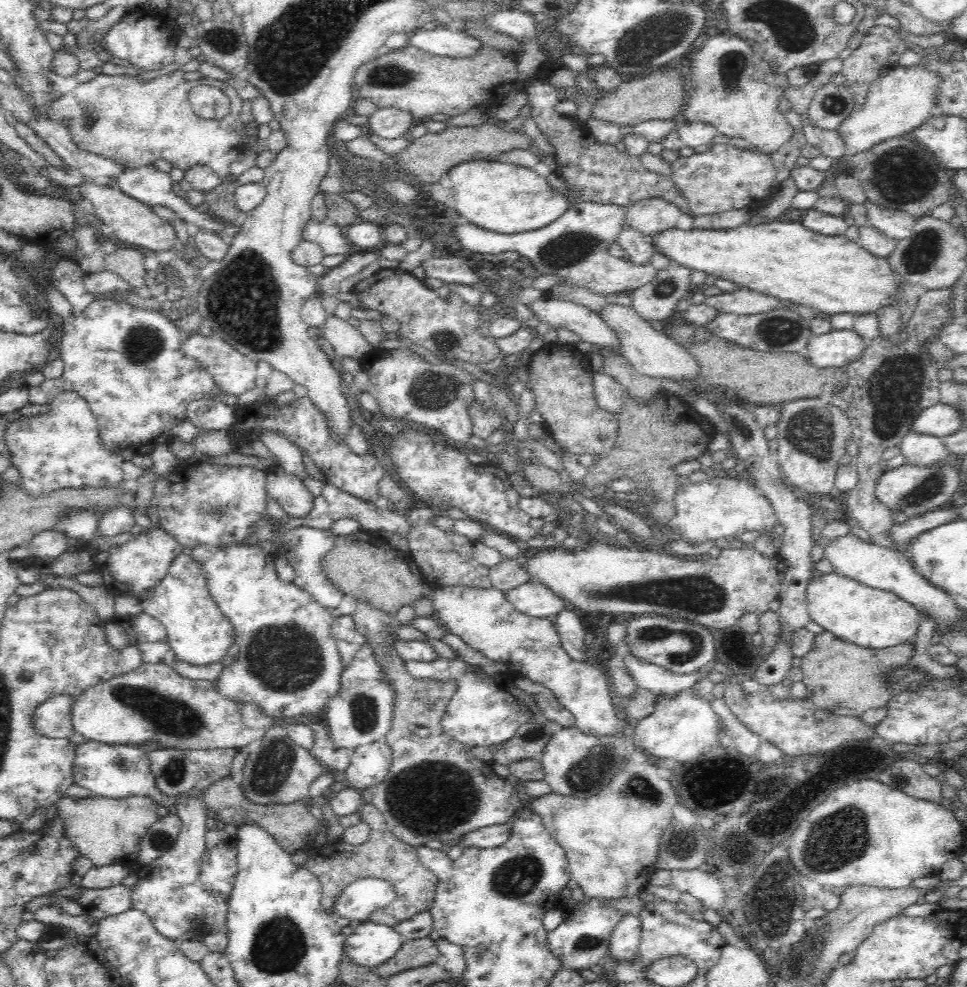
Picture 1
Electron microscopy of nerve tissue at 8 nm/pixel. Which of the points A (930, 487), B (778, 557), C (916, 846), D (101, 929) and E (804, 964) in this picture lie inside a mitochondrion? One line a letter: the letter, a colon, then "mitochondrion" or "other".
A: mitochondrion
B: other
C: other
D: other
E: mitochondrion

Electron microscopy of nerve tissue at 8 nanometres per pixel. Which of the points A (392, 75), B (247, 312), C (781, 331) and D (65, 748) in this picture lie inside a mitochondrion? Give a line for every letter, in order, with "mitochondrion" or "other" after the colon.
A: mitochondrion
B: mitochondrion
C: mitochondrion
D: other

